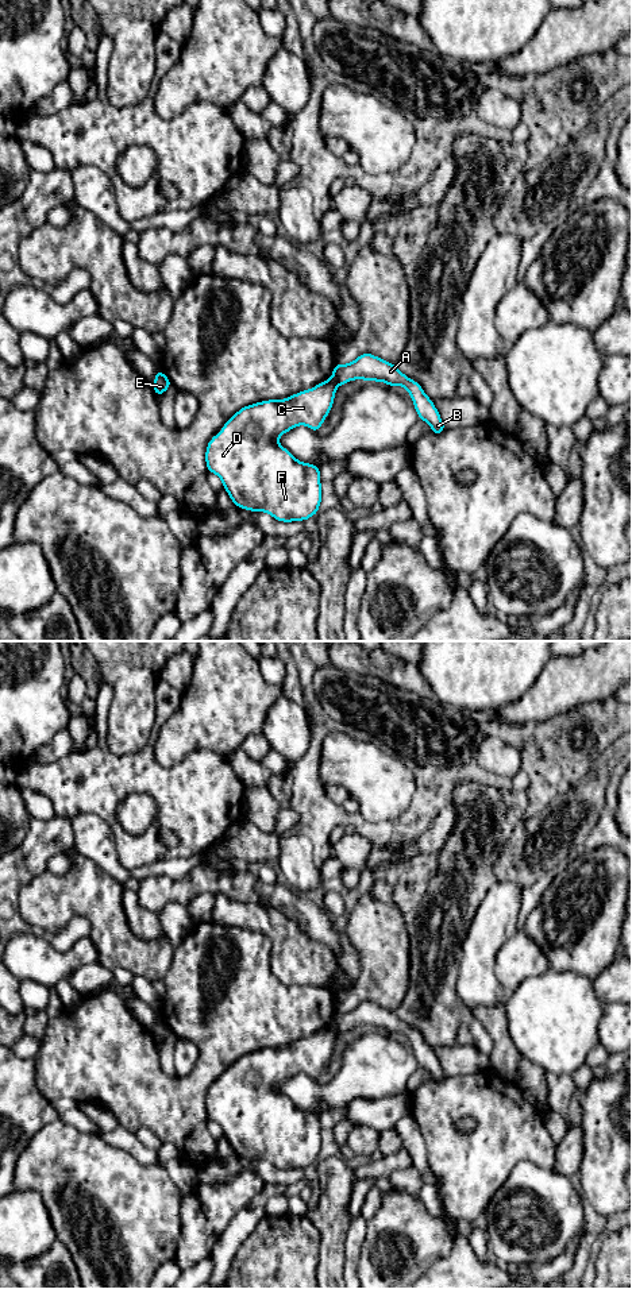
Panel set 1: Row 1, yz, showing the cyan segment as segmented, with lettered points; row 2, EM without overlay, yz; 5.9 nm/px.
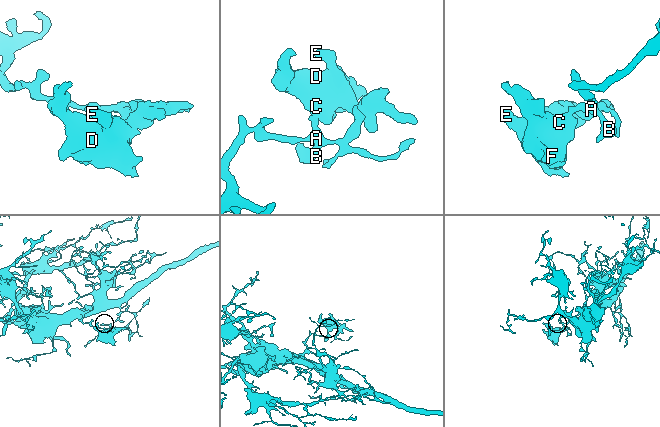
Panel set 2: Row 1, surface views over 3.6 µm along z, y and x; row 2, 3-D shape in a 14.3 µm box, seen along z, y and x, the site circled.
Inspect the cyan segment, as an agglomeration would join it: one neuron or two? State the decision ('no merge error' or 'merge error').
merge error

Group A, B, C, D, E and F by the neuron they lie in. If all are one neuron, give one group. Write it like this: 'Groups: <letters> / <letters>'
Groups: A B / C D E F

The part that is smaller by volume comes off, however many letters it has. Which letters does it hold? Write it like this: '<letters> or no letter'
C, D, E, F

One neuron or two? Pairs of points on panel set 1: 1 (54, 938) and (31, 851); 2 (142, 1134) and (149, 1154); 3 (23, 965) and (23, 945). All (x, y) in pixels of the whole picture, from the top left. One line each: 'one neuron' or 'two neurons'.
1: one neuron
2: two neurons
3: one neuron

